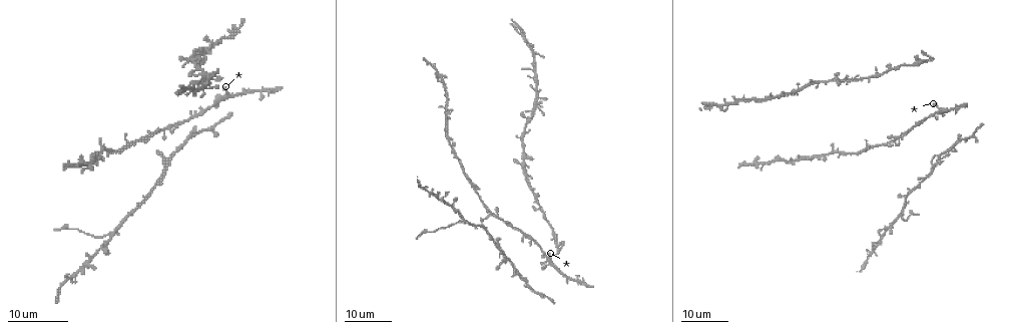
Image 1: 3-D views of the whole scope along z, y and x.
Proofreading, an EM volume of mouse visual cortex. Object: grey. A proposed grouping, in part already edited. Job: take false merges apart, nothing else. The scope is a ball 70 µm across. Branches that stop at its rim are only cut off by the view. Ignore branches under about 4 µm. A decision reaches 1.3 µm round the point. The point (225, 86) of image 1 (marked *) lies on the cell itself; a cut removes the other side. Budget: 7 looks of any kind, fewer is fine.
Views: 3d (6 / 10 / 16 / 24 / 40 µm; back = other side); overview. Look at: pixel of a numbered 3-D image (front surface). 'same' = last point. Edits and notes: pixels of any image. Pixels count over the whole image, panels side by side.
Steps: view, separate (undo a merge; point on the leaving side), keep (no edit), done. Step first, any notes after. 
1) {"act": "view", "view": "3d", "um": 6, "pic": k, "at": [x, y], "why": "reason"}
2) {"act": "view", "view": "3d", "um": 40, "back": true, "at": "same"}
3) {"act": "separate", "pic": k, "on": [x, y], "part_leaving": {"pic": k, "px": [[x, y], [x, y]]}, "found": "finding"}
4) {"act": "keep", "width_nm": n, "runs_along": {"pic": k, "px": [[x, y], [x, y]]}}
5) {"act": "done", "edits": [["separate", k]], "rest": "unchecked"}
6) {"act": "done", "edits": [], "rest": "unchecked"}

{"act": "view", "view": "3d", "um": 24, "pic": 1, "at": [547, 260], "why": "a fork"}

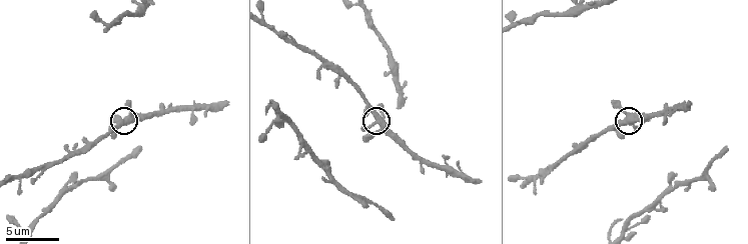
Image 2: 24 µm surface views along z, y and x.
{"act": "view", "view": "3d", "um": 6, "pic": 2, "at": [126, 123], "why": "closer look"}

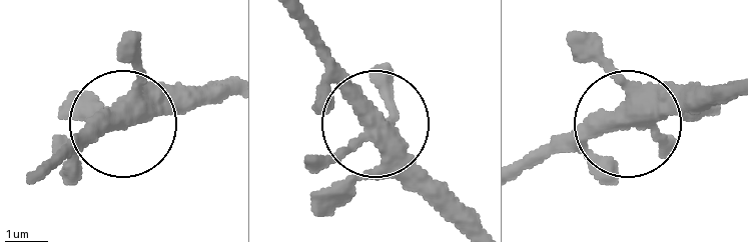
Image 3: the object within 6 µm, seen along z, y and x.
{"act": "keep", "width_nm": 390, "runs_along": {"pic": 3, "px": [[137, 39], [122, 118], [65, 122]]}, "found": "all the same cell"}

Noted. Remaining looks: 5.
{"act": "view", "view": "3d", "um": 24, "pic": 1, "at": [463, 218], "why": "thin arm on a thick one"}

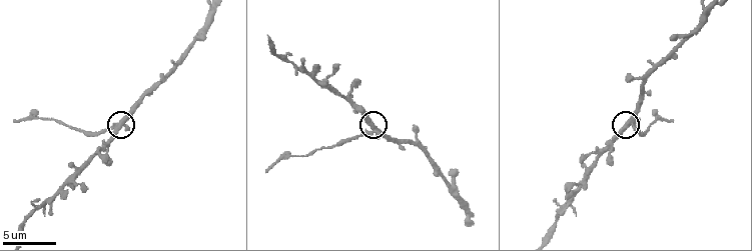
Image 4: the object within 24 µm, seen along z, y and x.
{"act": "view", "view": "3d", "um": 6, "pic": 4, "at": [372, 127]}

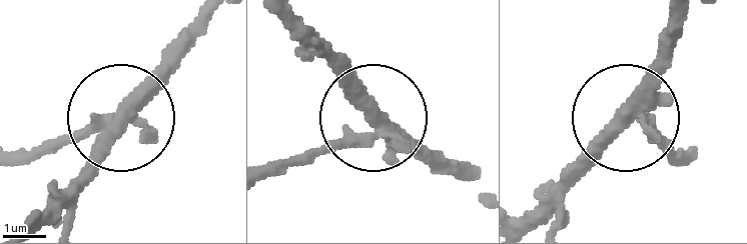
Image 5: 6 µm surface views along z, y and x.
{"act": "separate", "pic": 5, "on": [71, 142], "part_leaving": {"pic": 5, "px": [[129, 118], [14, 150]]}, "found": "a second cell is stuck on"}

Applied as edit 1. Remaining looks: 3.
{"act": "view", "view": "3d", "um": 24, "pic": 1, "at": [827, 155], "why": "small branch off a trunk"}

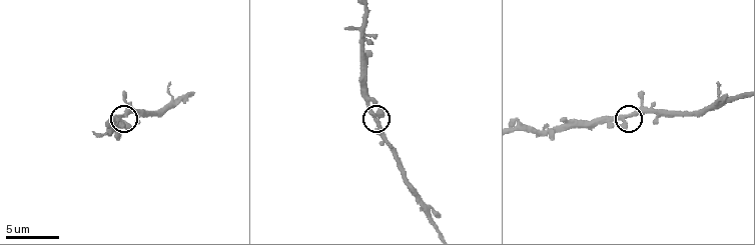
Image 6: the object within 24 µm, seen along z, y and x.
{"act": "view", "view": "3d", "um": 6, "pic": 6, "at": [377, 119]}

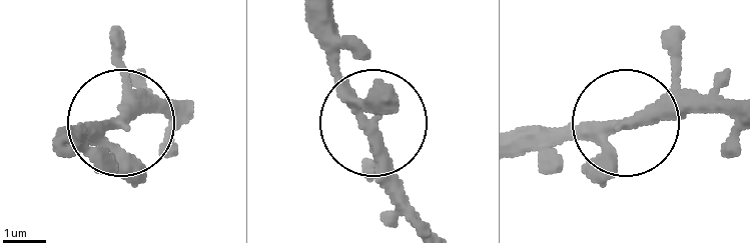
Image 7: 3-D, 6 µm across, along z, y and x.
{"act": "keep", "runs_along": {"pic": 7, "px": [[437, 232], [311, 31]]}, "found": "continuous, no second cell"}

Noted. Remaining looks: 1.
{"act": "view", "view": "3d", "um": 16, "pic": 2, "at": [76, 185]}

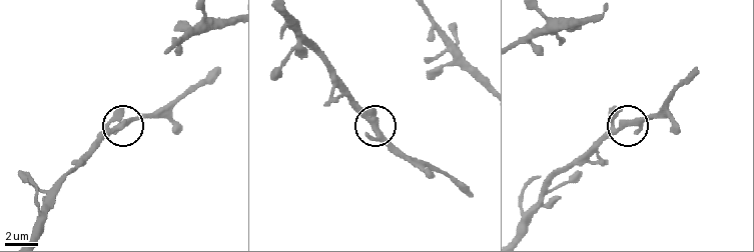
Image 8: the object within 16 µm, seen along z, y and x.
{"act": "keep", "found": "all the same cell"}

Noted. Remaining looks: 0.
{"act": "done", "edits": [["separate", 5]], "rest": "unchecked"}

